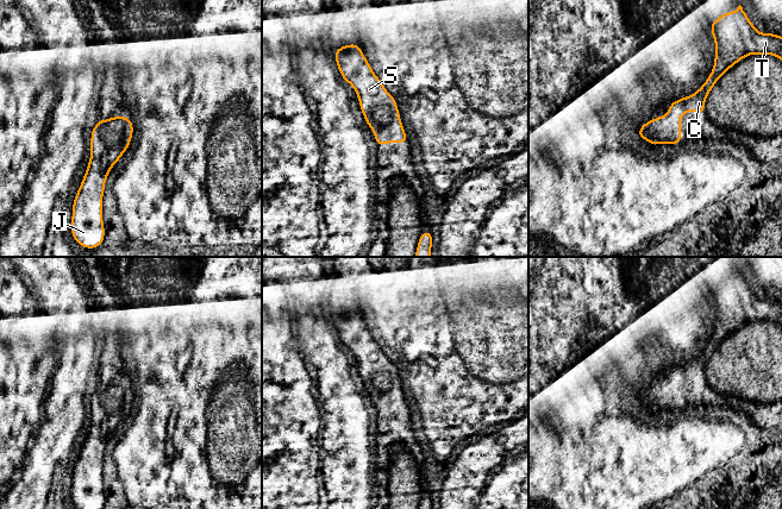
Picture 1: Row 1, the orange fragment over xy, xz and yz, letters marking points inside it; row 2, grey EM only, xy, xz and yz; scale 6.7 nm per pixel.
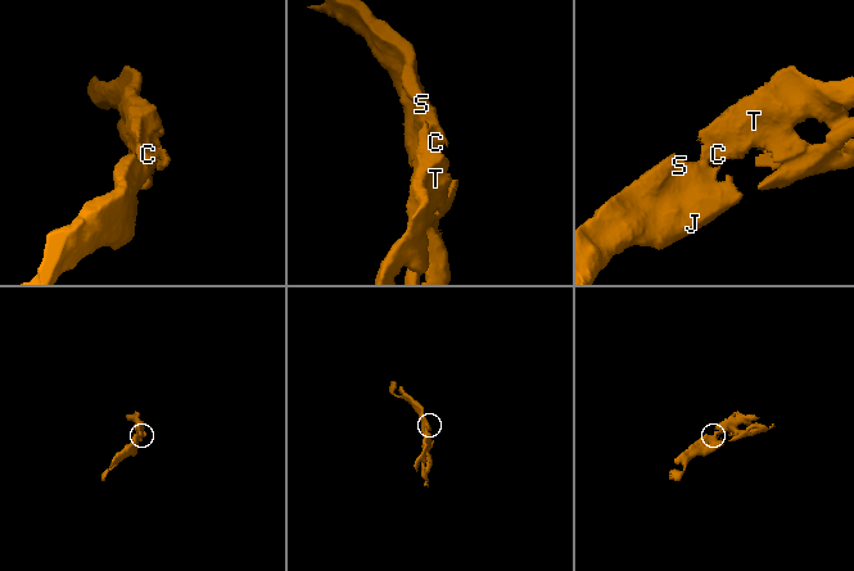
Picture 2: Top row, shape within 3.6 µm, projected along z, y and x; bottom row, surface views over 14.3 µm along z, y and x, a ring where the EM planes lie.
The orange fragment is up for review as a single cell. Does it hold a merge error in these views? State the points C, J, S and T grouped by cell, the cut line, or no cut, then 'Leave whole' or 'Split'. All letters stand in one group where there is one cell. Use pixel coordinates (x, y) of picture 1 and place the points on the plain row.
Groups: C J S T. No split. Leave whole

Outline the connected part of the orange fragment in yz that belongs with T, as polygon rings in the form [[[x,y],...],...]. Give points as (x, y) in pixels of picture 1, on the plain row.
[[[740,271],[734,278],[725,278],[711,290],[709,295],[717,316],[712,339],[693,363],[688,362],[671,369],[665,382],[640,392],[638,404],[652,411],[678,411],[682,407],[682,379],[702,381],[706,377],[706,364],[722,340],[744,323],[755,320],[772,321],[782,327],[782,302],[770,299],[759,300]]]

